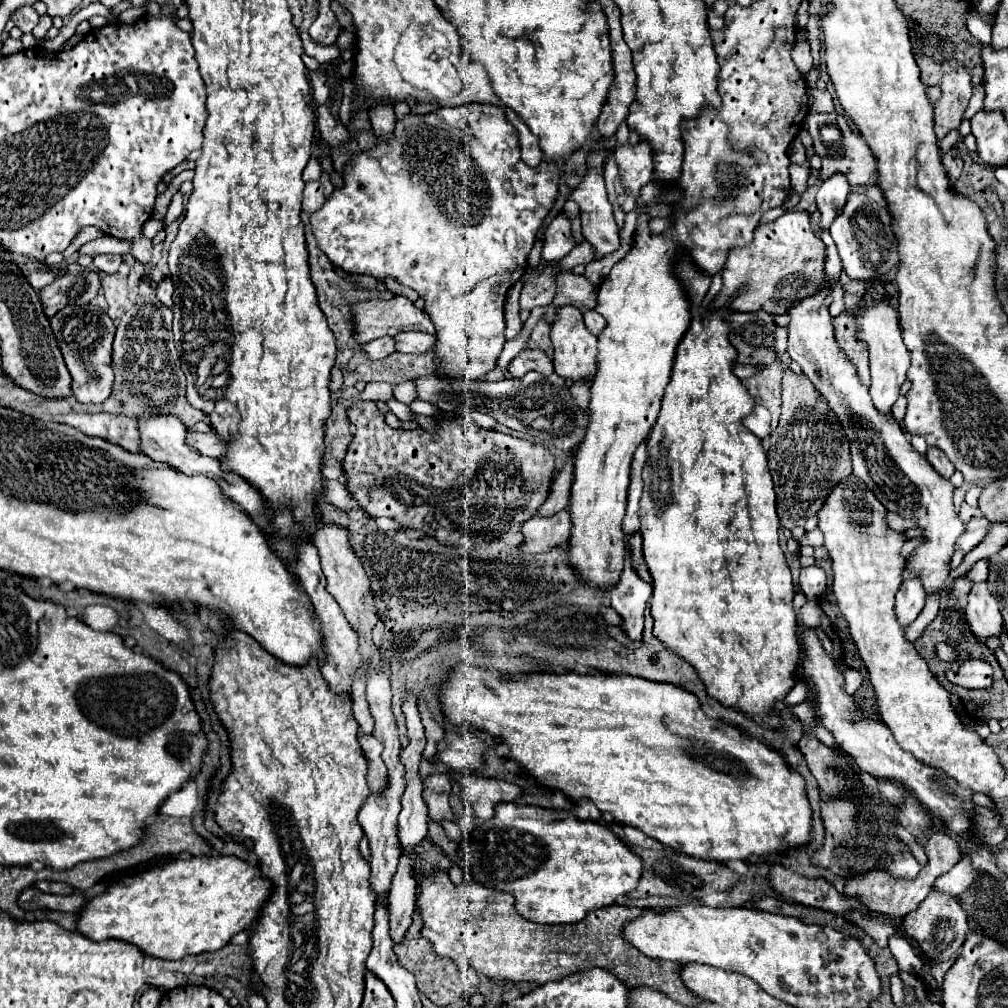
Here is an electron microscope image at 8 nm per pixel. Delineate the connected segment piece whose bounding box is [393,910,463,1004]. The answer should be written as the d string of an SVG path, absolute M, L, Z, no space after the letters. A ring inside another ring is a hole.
M415 910L413 924L407 928L403 940L393 946L393 950L399 958L399 964L413 972L419 992L429 996L429 1000L435 1004L453 1004L463 996L463 988L461 988L461 982L457 976L457 964L453 960L447 960L447 958L441 958L439 954L435 954L435 950L431 948L431 942L421 936L421 928L423 928L423 918Z

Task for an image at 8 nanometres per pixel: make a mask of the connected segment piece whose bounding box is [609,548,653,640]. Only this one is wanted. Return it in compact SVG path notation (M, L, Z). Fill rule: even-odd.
M631 550L625 552L625 564L619 576L619 582L609 588L611 606L623 618L623 630L633 638L641 640L643 632L643 612L651 598L651 584L643 582L631 566Z

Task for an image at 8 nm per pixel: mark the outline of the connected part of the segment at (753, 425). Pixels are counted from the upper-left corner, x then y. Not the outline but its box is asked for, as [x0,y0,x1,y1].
[743,406,771,438]

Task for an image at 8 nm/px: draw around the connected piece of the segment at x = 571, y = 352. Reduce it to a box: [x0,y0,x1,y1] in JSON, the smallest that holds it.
[551,308,597,382]

